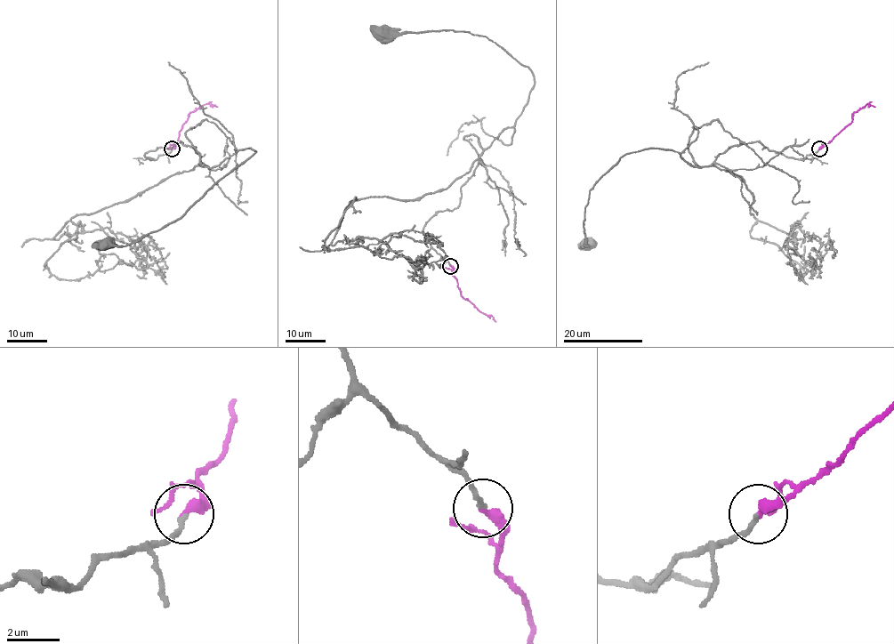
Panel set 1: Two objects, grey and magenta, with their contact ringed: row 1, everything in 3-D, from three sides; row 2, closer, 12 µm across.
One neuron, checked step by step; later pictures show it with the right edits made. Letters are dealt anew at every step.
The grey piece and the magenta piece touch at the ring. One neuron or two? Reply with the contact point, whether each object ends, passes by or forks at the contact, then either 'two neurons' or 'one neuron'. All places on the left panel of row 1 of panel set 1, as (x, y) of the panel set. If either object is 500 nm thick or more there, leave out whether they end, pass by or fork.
place (172, 148); grey ends; magenta ends; one neuron

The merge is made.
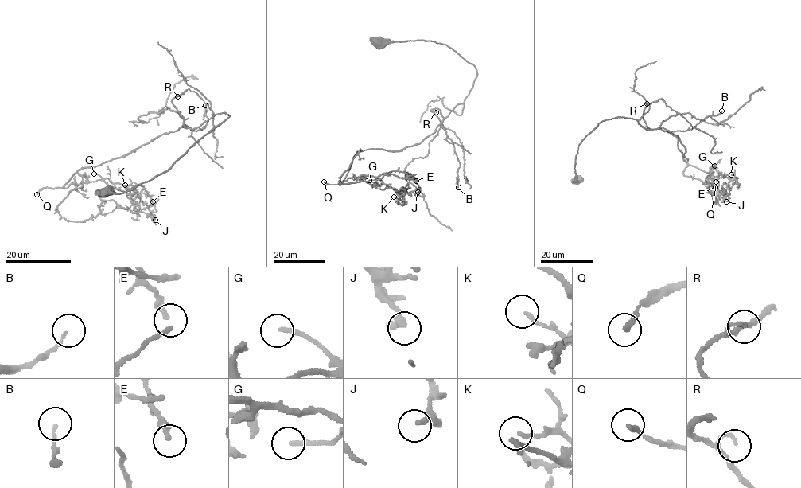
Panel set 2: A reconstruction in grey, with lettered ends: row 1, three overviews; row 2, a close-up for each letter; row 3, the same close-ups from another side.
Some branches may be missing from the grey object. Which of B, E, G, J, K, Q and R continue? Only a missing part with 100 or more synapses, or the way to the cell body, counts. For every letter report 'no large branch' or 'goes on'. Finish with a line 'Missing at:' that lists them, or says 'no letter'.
B: no large branch
E: no large branch
G: no large branch
J: no large branch
K: no large branch
Q: goes on
R: no large branch
Missing at: Q

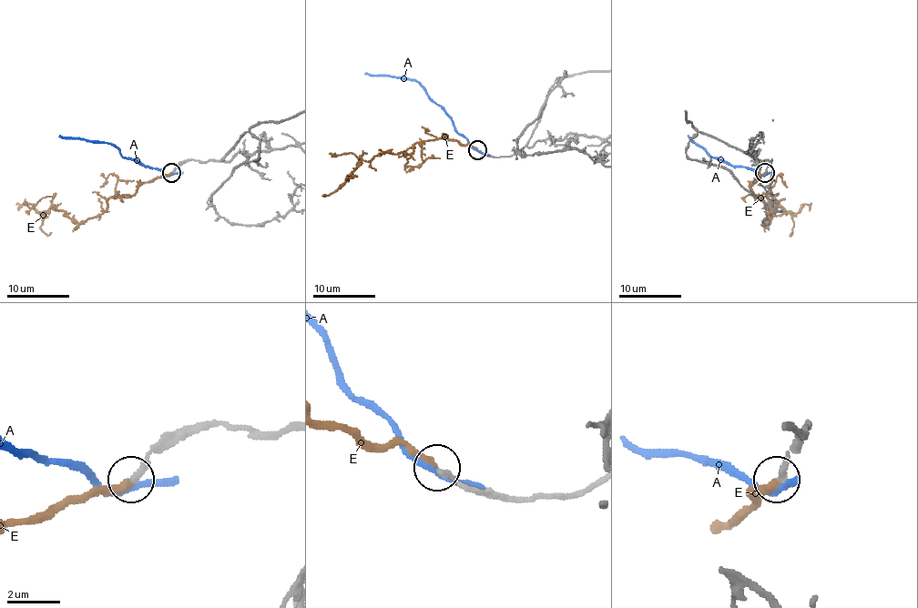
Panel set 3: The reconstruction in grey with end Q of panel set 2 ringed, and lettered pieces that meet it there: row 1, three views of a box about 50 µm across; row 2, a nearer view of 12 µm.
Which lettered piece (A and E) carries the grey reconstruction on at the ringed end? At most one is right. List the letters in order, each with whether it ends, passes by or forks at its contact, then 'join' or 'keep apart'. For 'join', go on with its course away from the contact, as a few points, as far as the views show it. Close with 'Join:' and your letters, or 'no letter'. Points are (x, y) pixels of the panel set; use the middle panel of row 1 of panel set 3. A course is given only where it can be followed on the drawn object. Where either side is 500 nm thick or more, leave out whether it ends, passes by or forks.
A: it passes by; keep apart
E: it ends there; join; it runs (478, 150), (445, 136), (419, 141), (411, 153), (380, 153), (361, 162), (336, 190), (323, 194)
Join: E

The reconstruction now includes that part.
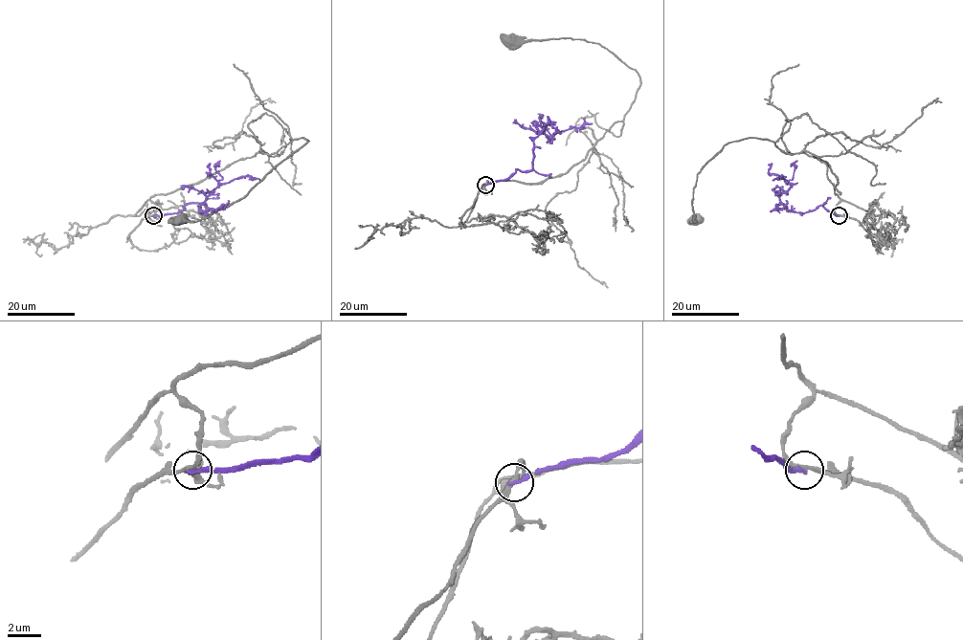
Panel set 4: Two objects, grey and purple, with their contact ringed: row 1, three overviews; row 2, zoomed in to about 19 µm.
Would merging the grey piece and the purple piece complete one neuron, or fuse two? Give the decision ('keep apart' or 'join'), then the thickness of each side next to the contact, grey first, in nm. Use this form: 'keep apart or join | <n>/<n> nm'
keep apart | 220/240 nm

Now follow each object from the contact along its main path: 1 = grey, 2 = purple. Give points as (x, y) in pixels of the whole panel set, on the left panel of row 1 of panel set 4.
1: (153, 215), (151, 196), (308, 141), (245, 196), (201, 219), (180, 219)
2: (153, 215), (176, 213), (190, 203), (197, 203), (203, 211), (205, 200), (219, 185), (242, 176), (259, 180)

